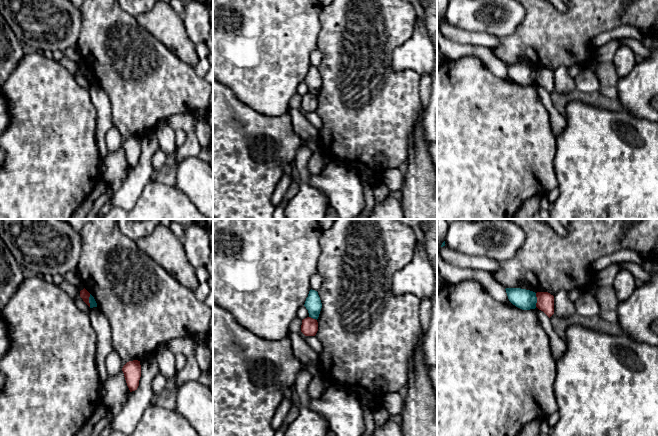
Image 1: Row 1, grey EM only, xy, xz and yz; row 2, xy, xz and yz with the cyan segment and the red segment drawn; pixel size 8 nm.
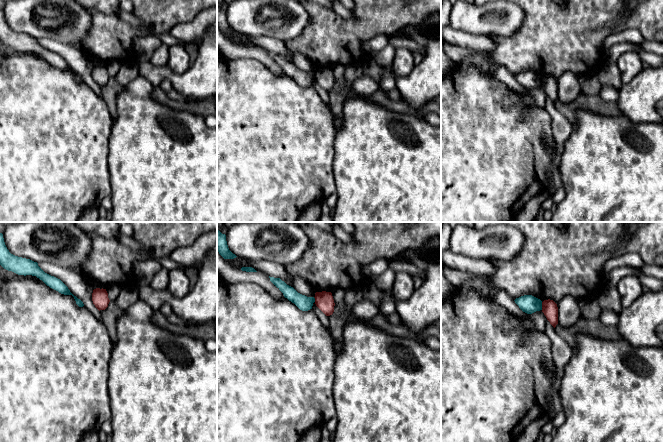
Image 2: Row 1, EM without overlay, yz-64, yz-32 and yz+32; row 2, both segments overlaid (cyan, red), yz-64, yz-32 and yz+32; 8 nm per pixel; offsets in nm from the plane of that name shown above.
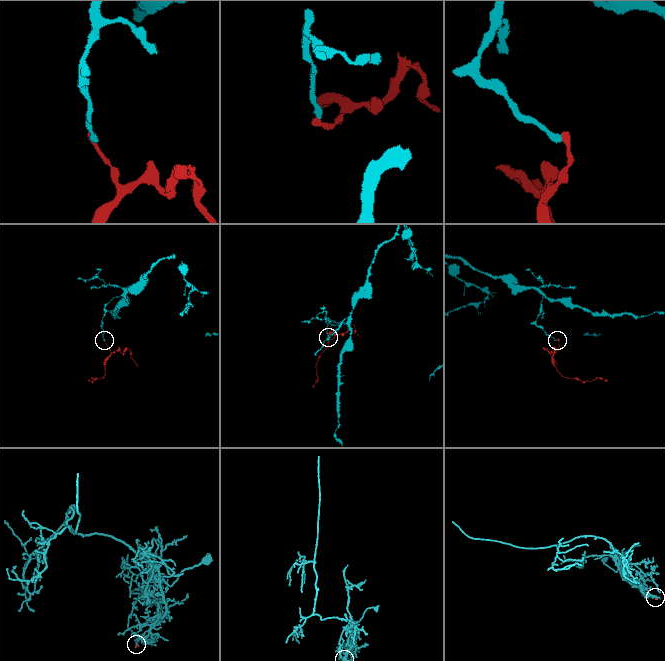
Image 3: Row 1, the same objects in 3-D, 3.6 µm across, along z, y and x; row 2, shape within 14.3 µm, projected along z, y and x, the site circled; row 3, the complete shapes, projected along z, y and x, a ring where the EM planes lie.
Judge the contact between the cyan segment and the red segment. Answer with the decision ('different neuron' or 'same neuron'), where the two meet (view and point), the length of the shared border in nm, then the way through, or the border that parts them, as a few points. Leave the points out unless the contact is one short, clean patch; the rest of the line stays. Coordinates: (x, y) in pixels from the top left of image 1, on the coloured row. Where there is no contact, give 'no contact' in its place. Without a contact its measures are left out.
different neuron; meets cyan in yz at (536, 300); contact 110 nm long; border along yz (535, 293), (536, 306)

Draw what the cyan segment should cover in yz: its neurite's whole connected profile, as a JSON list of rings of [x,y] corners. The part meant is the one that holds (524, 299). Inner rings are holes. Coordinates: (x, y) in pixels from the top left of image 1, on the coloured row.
[[[506,288],[509,301],[522,310],[530,310],[536,308],[536,293],[521,288]]]

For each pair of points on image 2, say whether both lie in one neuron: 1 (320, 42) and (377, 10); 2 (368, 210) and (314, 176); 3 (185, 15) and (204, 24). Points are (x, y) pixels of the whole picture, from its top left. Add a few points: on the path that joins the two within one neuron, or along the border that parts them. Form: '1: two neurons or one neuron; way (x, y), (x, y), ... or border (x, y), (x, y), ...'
1: one neuron; way (334, 40), (341, 40), (355, 32), (363, 24)
2: two neurons; border (332, 166), (336, 191)
3: two neurons; border (203, 10), (192, 20), (177, 23), (172, 28)

